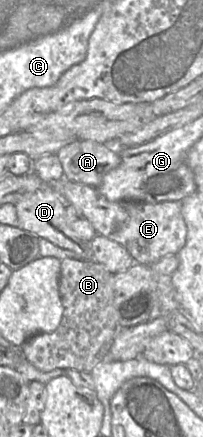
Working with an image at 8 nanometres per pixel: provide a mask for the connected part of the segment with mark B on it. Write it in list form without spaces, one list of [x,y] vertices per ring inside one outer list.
[[[67,257],[61,260],[60,265],[59,294],[63,305],[60,324],[50,333],[39,333],[26,340],[21,346],[21,355],[42,372],[54,369],[91,372],[100,362],[111,359],[109,350],[114,337],[121,328],[127,328],[120,327],[116,320],[113,301],[114,274],[93,260],[77,260]]]

